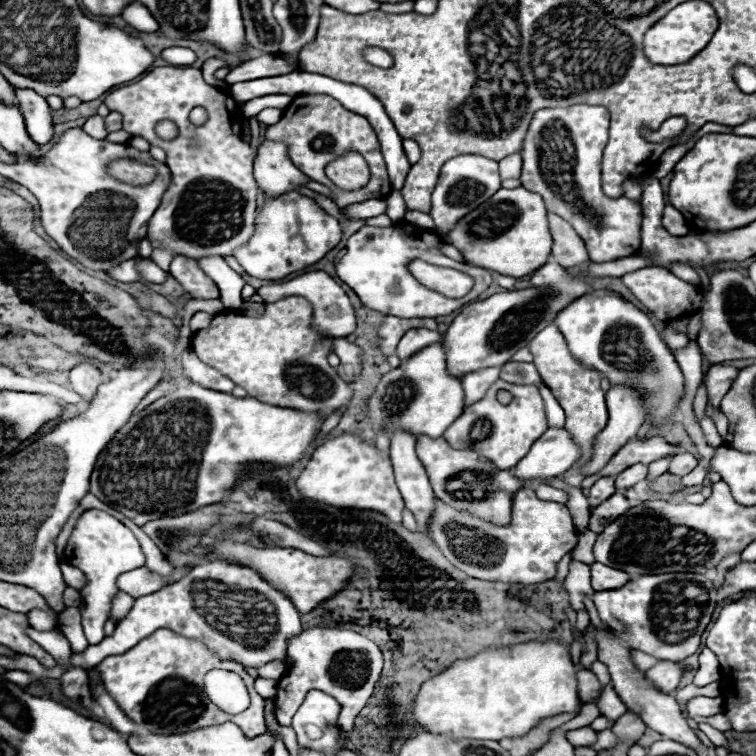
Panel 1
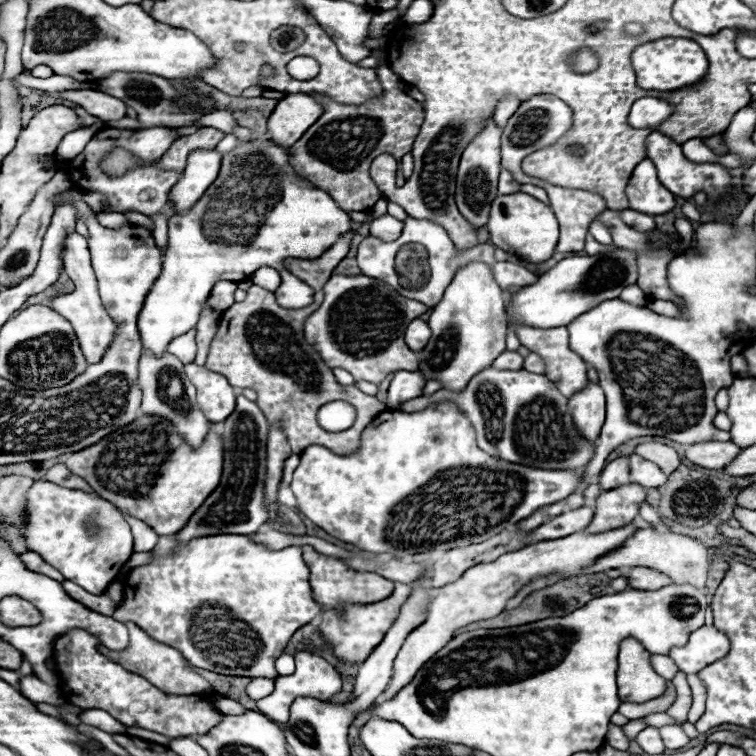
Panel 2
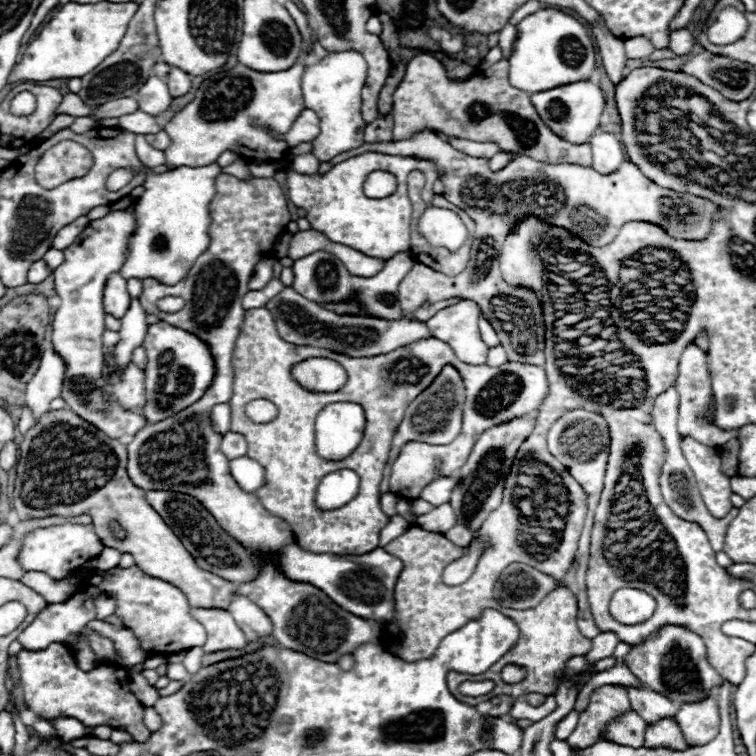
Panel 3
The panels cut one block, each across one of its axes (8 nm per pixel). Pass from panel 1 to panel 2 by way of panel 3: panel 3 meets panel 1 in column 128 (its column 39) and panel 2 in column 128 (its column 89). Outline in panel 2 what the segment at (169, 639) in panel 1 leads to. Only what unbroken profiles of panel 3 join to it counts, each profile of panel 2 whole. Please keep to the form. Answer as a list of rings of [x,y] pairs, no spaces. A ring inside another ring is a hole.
[[[74,628],[62,634],[54,642],[54,660],[56,670],[62,678],[62,690],[70,704],[80,706],[82,710],[100,708],[112,714],[124,726],[138,726],[144,730],[152,730],[156,734],[168,738],[194,736],[200,732],[208,732],[216,724],[220,724],[226,714],[222,714],[208,696],[166,696],[156,694],[156,688],[146,682],[142,676],[124,670],[120,664],[102,656],[96,650],[96,636],[86,630]]]

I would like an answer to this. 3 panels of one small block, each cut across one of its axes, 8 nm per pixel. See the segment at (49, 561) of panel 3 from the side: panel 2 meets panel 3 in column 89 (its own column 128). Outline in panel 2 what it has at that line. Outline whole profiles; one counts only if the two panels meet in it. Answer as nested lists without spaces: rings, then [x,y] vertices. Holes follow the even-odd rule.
[[[38,480],[26,498],[28,518],[22,534],[28,548],[38,552],[50,566],[58,568],[66,580],[76,582],[90,594],[104,594],[122,564],[126,564],[134,552],[130,526],[120,512],[100,496],[82,490],[68,490],[44,480]],[[86,524],[94,524],[96,532],[90,534]]]

